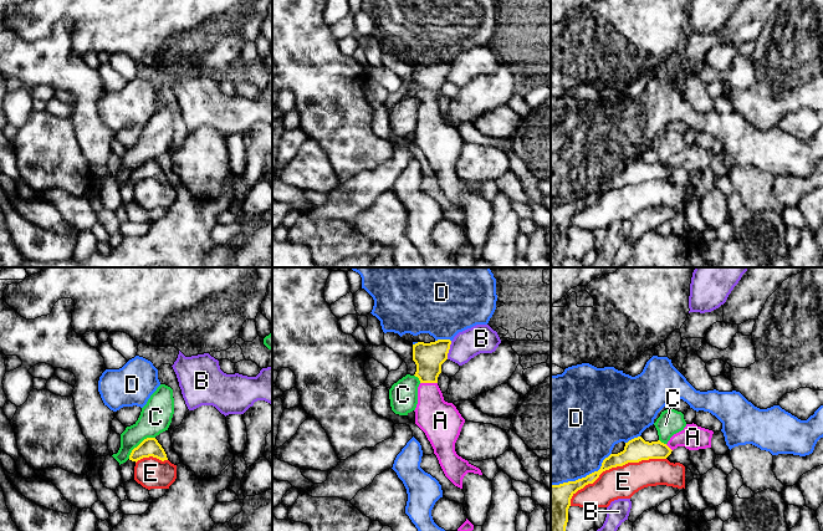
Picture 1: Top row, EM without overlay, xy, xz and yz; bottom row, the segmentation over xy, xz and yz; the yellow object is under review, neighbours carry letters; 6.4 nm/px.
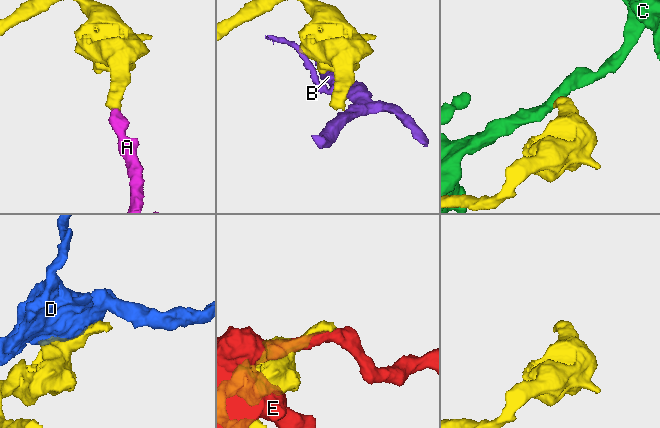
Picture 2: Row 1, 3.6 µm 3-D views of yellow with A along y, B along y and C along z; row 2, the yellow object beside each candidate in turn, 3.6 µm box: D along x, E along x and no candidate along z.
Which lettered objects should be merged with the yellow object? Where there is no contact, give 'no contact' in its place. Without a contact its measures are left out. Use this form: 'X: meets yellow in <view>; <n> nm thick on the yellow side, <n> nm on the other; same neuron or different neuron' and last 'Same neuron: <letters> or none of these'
A: meets yellow in xz; 190 nm thick on the yellow side, 260 nm on the other; same neuron
B: meets yellow in xz; 190 nm thick on the yellow side, 190 nm on the other; different neuron
C: meets yellow in xy; 120 nm thick on the yellow side, 200 nm on the other; different neuron
D: meets yellow in yz; 220 nm thick on the yellow side, 500 nm on the other; different neuron
E: meets yellow in yz; 150 nm thick on the yellow side, 200 nm on the other; different neuron
Same neuron: A

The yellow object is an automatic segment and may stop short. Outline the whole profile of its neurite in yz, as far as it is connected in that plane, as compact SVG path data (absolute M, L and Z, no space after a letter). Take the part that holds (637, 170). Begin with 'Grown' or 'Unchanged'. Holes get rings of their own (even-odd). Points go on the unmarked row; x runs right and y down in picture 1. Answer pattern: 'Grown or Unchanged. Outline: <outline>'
Grown. Outline: M692 144L686 145L681 153L674 155L666 165L660 162L649 164L638 158L625 164L623 173L605 179L598 193L576 203L551 206L551 267L561 267L563 259L567 256L566 247L572 218L586 206L593 205L603 193L628 184L666 180L678 168L685 168L689 172L711 169L712 155L712 152Z

